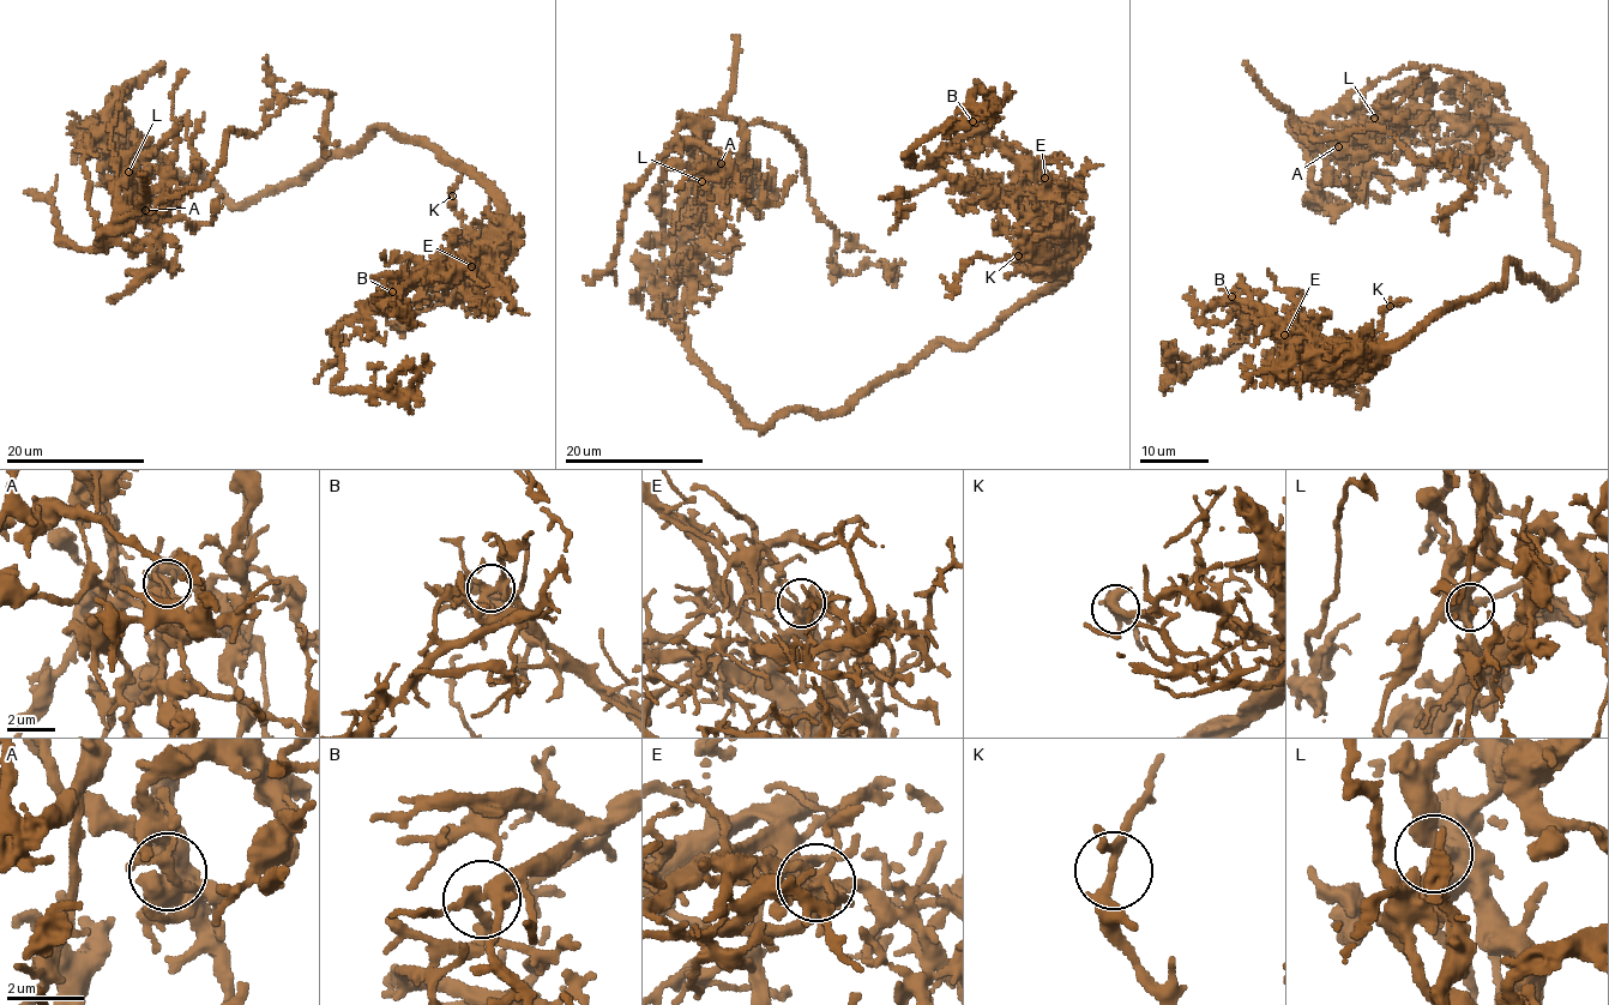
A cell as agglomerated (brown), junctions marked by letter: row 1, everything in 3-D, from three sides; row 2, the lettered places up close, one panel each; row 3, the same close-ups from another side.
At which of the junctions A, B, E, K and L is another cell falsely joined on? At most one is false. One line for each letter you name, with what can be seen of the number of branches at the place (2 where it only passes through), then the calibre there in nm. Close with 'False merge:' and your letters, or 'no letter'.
A: 5 branches meet; 180 nm thick
False merge: A

